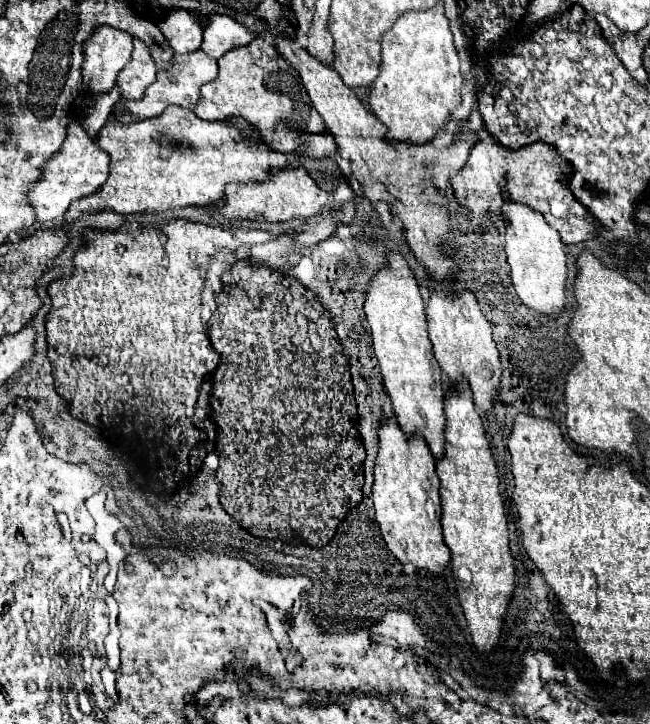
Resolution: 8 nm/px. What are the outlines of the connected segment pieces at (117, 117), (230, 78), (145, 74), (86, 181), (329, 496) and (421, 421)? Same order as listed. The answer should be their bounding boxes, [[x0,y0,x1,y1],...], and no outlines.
[[111,104,139,126],[195,36,325,154],[117,40,157,102],[31,122,109,222],[209,260,373,548],[365,252,445,460]]

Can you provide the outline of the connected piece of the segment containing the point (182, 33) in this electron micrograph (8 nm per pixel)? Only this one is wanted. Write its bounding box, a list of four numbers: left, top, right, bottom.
[157,10,203,54]

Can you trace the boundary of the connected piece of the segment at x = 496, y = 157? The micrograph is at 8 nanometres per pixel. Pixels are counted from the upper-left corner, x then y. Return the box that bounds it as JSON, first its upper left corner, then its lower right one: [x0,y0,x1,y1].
[449,136,595,246]

